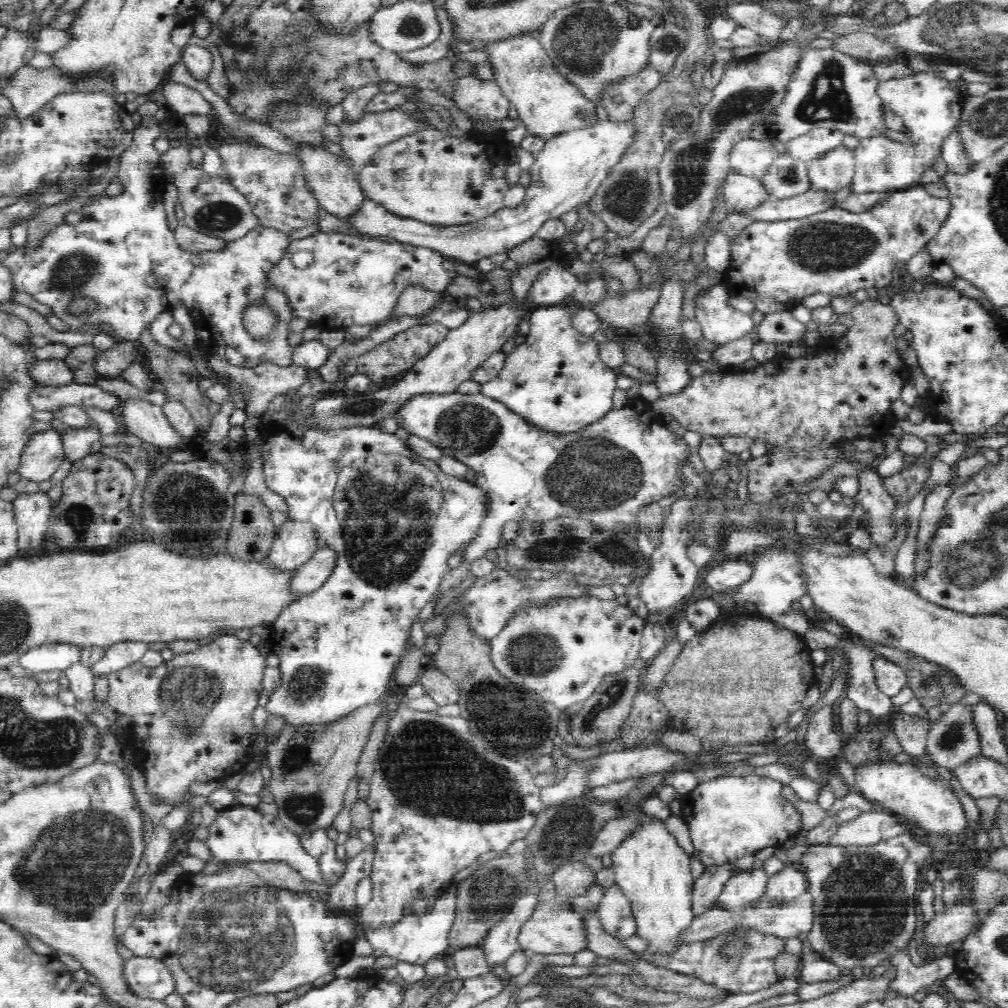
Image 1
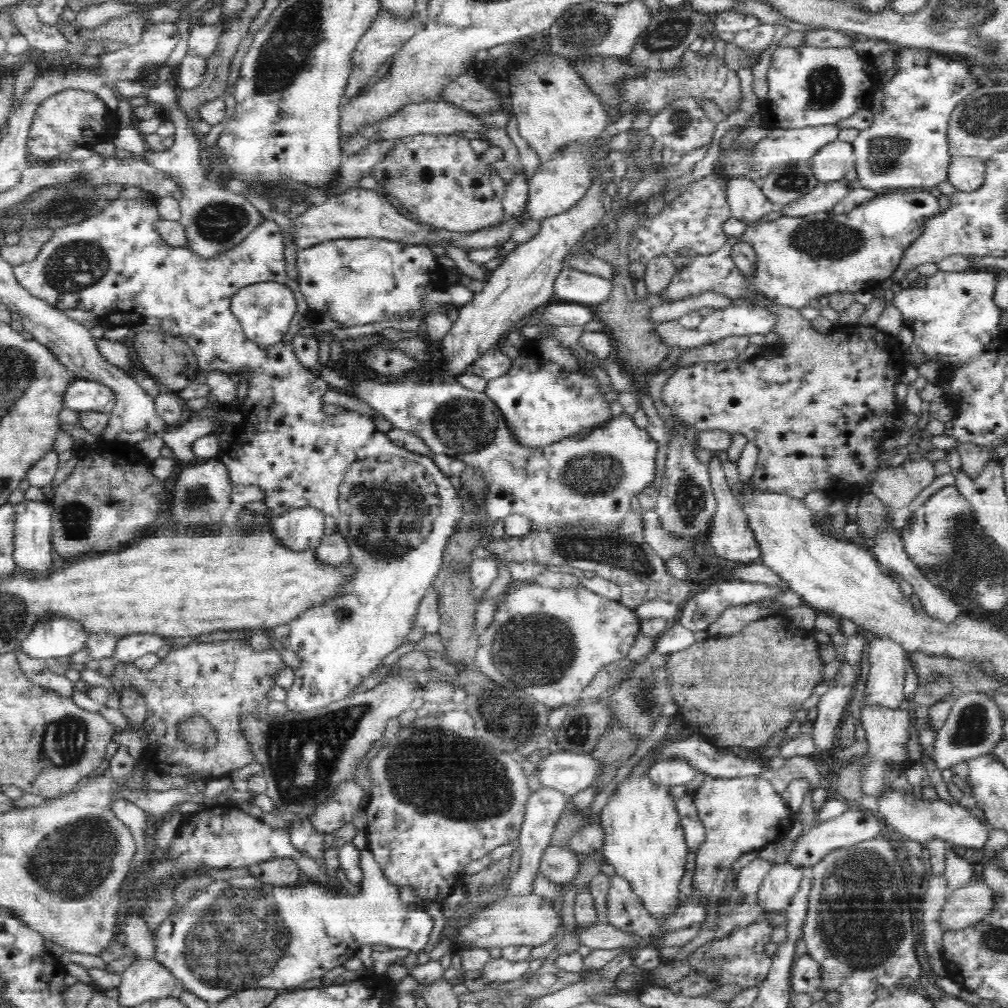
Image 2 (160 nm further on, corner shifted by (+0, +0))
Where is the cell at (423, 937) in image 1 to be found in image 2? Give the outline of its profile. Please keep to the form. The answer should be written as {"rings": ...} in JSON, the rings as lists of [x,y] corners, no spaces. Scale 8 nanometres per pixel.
{"rings":[[[368,849],[361,851],[361,868],[364,888],[354,896],[335,894],[306,882],[297,887],[274,887],[262,883],[250,873],[230,880],[212,880],[208,888],[197,891],[190,900],[175,903],[166,920],[156,928],[148,927],[154,947],[152,958],[172,971],[184,990],[201,1001],[217,1005],[240,991],[276,991],[298,986],[312,978],[323,978],[333,968],[343,966],[346,960],[357,954],[360,946],[366,944],[404,948],[418,955],[432,938],[434,918],[426,910],[399,899],[399,892],[387,884]]]}

